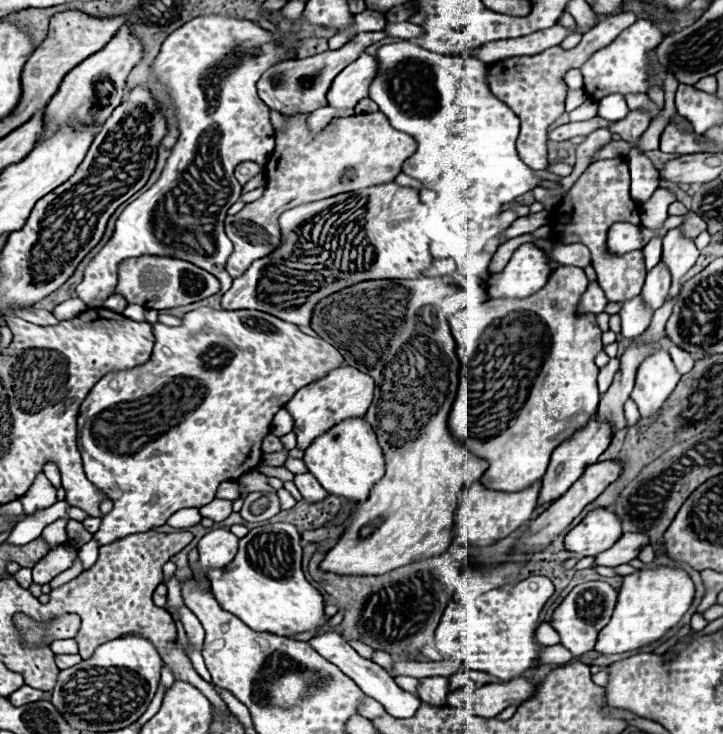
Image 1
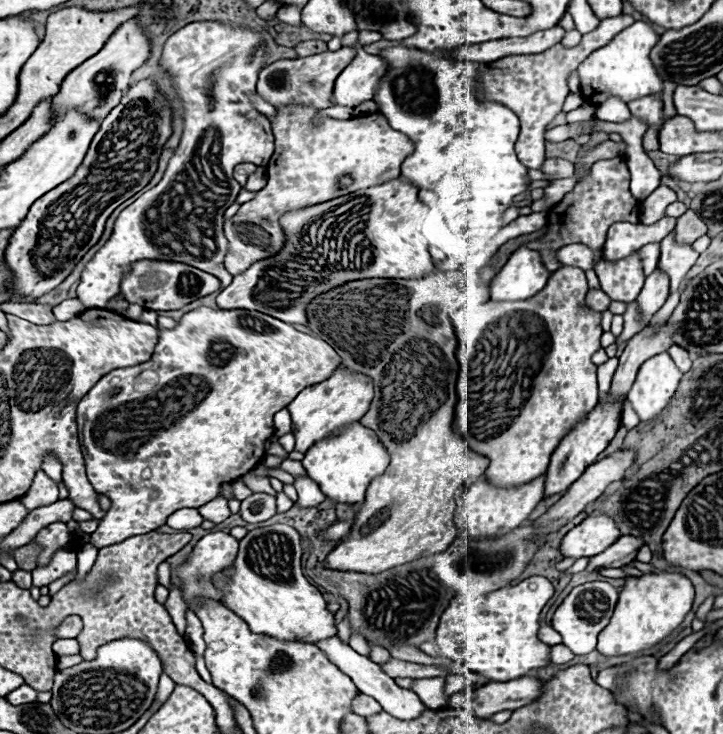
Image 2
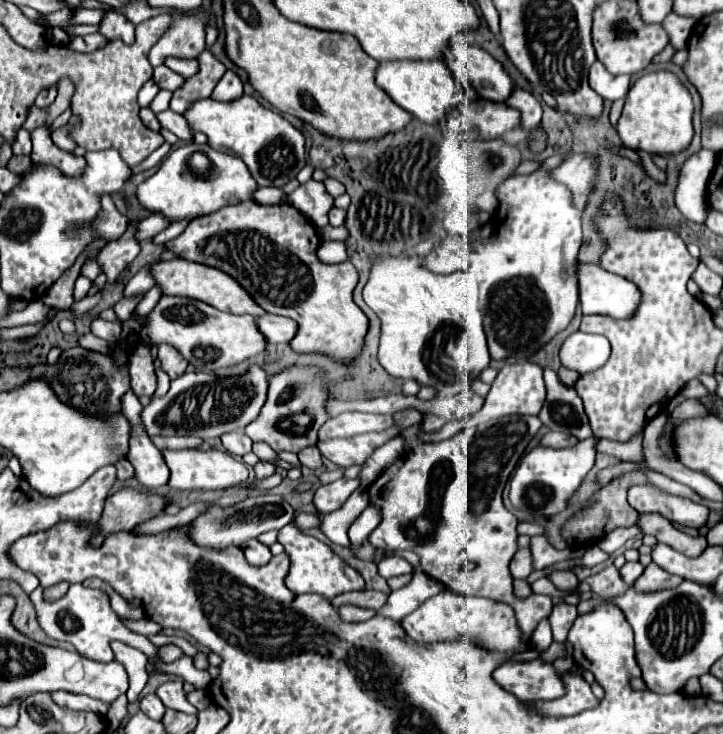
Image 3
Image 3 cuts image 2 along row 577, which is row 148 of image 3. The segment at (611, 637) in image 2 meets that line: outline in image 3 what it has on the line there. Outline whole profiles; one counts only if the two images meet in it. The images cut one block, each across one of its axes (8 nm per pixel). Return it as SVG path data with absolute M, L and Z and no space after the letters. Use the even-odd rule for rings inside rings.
M654 68L632 84L616 130L626 148L640 148L648 154L676 154L686 150L692 140L692 114L694 102L688 88L674 72L666 68Z

